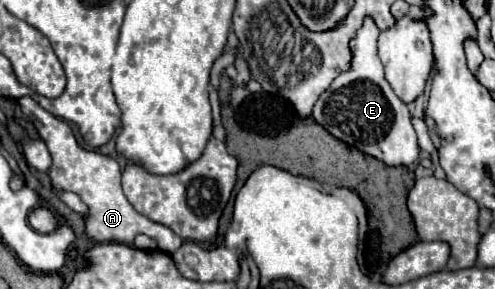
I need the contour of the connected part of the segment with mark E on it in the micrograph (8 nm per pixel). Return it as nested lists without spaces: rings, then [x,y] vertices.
[[[365,19],[357,37],[351,41],[353,51],[353,67],[351,71],[341,73],[331,87],[319,97],[311,117],[325,127],[333,137],[347,143],[349,147],[359,149],[365,155],[377,157],[389,167],[411,165],[419,159],[417,135],[411,125],[411,115],[405,103],[393,93],[389,83],[385,81],[383,65],[377,57],[377,37],[379,29],[373,19]]]

